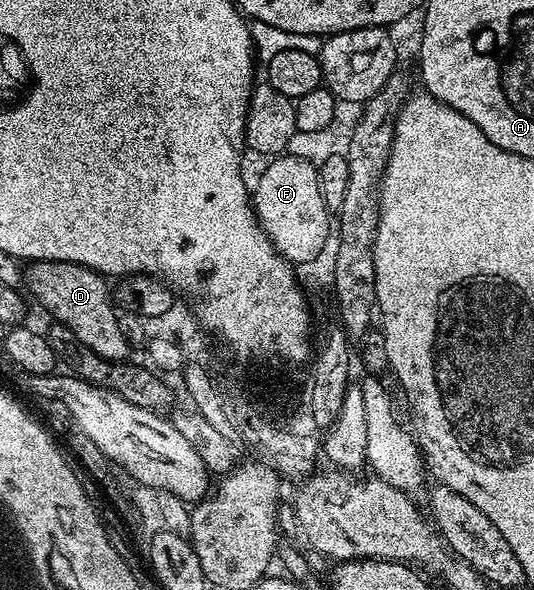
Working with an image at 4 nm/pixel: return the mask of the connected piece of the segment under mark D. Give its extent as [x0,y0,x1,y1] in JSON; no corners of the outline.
[23,260,130,362]

